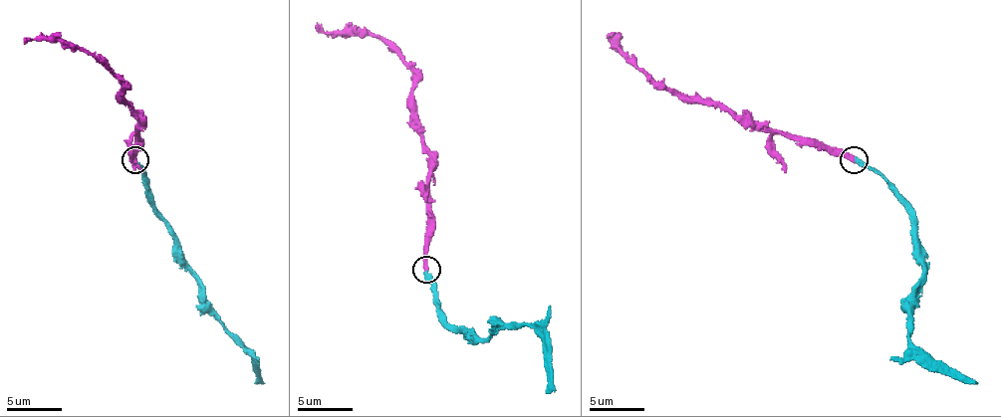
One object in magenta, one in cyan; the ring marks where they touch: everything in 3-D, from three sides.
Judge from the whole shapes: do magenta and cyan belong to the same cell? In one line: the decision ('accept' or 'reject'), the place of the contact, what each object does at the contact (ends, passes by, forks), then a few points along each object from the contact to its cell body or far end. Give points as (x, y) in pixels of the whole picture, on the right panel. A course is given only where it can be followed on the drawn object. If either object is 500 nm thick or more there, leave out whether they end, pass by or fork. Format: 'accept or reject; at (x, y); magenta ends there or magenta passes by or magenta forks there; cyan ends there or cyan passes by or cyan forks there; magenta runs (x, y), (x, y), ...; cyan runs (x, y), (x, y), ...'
accept; at (854, 159); magenta ends there; cyan ends there; magenta runs (855, 160), (830, 155), (802, 138), (738, 121), (713, 104), (679, 100), (654, 83), (616, 39), (608, 41); cyan runs (855, 160), (863, 160), (884, 180), (909, 216), (912, 252), (923, 274), (909, 340), (976, 382)

